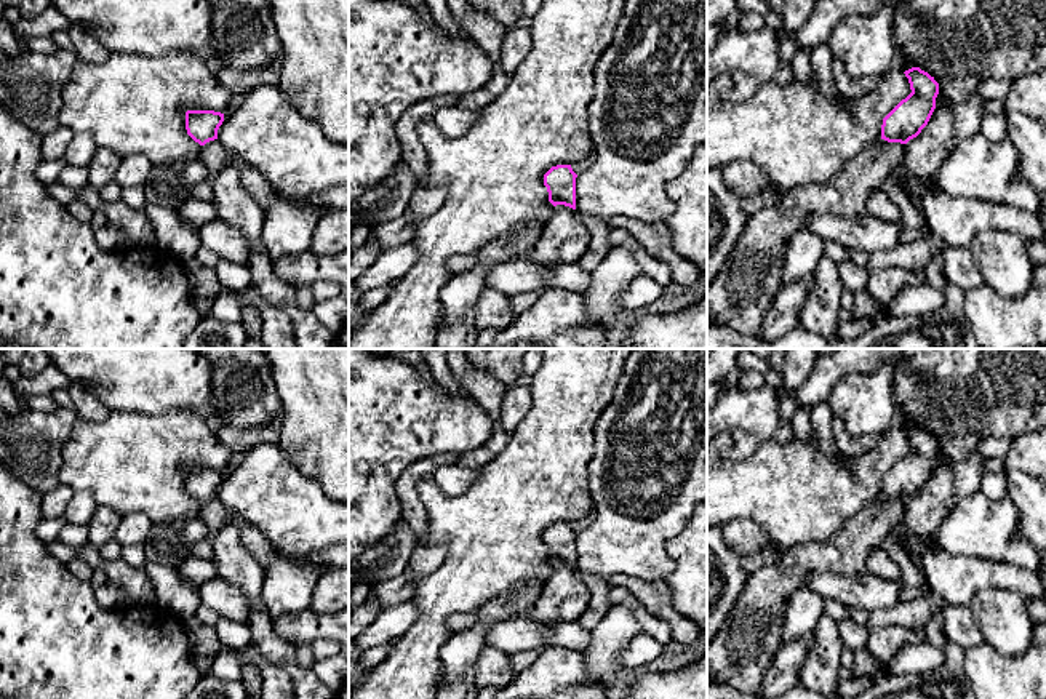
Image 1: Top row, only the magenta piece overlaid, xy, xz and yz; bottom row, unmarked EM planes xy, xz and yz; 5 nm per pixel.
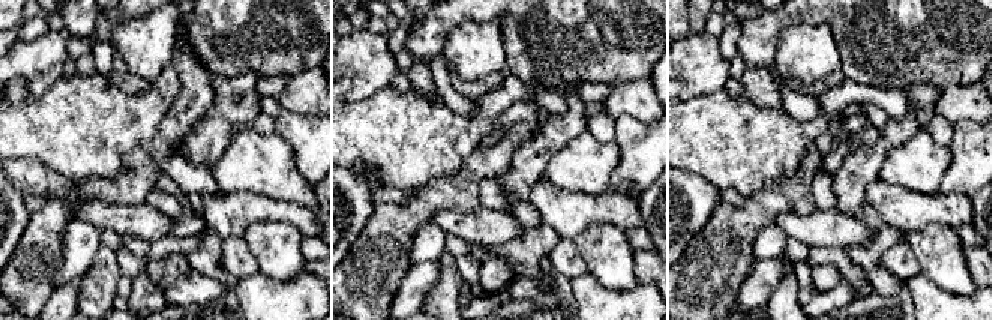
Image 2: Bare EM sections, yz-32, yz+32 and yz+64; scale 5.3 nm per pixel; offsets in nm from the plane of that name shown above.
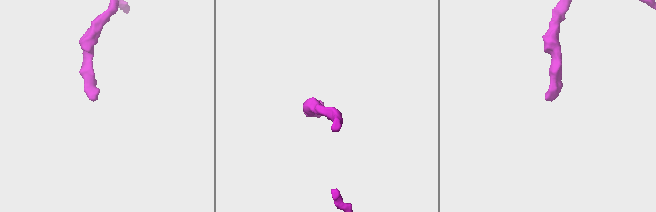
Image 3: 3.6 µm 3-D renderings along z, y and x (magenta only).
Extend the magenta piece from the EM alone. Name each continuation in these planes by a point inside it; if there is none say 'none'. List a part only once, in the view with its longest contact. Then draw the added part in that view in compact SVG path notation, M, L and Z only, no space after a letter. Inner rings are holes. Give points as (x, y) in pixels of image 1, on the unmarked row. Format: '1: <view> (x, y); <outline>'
1: yz (739, 656); M880 496L848 520L838 536L801 545L793 555L784 557L781 563L766 565L750 574L723 625L707 645L707 681L758 696L776 654L784 646L784 616L790 595L803 589L806 577L816 571L846 576L865 571L868 552L892 536L894 526L904 517L904 509L905 502L888 501Z

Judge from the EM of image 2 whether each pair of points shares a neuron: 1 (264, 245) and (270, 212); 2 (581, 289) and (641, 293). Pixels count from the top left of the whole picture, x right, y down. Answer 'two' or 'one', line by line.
1: two
2: one

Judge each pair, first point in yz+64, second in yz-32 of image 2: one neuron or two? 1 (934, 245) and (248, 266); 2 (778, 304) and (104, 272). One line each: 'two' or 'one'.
1: two
2: one

